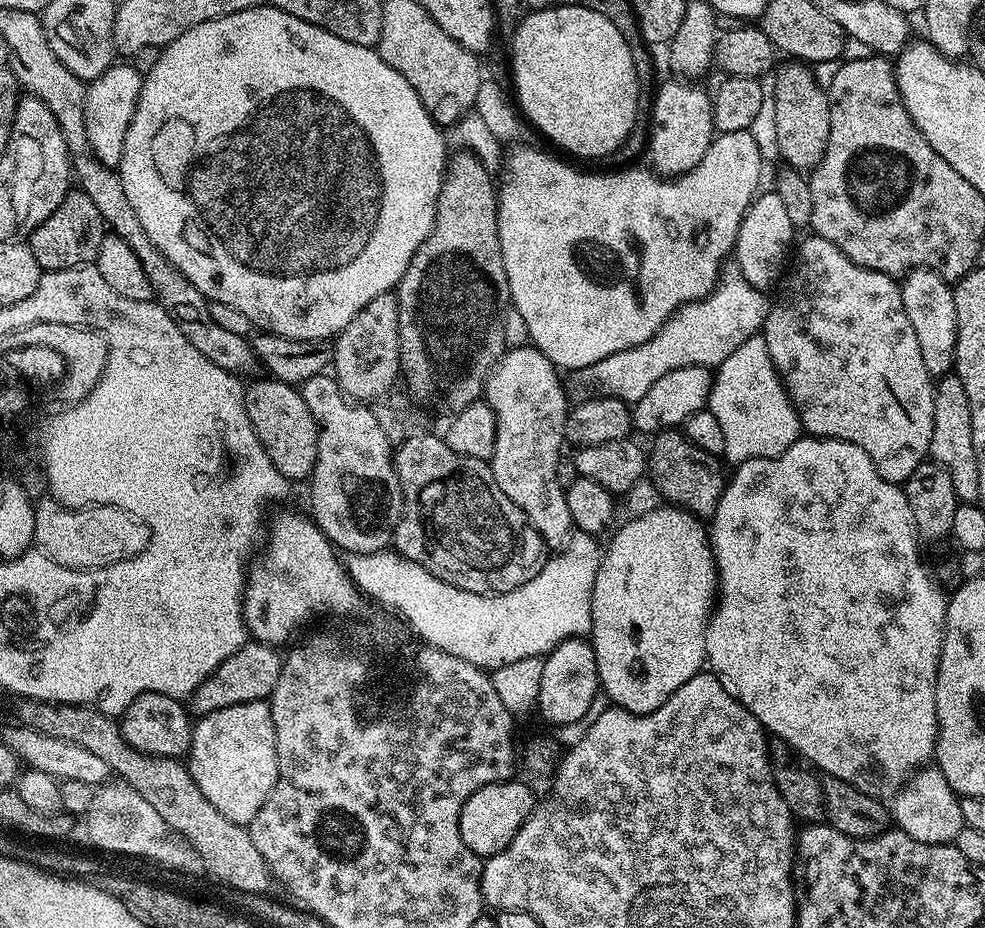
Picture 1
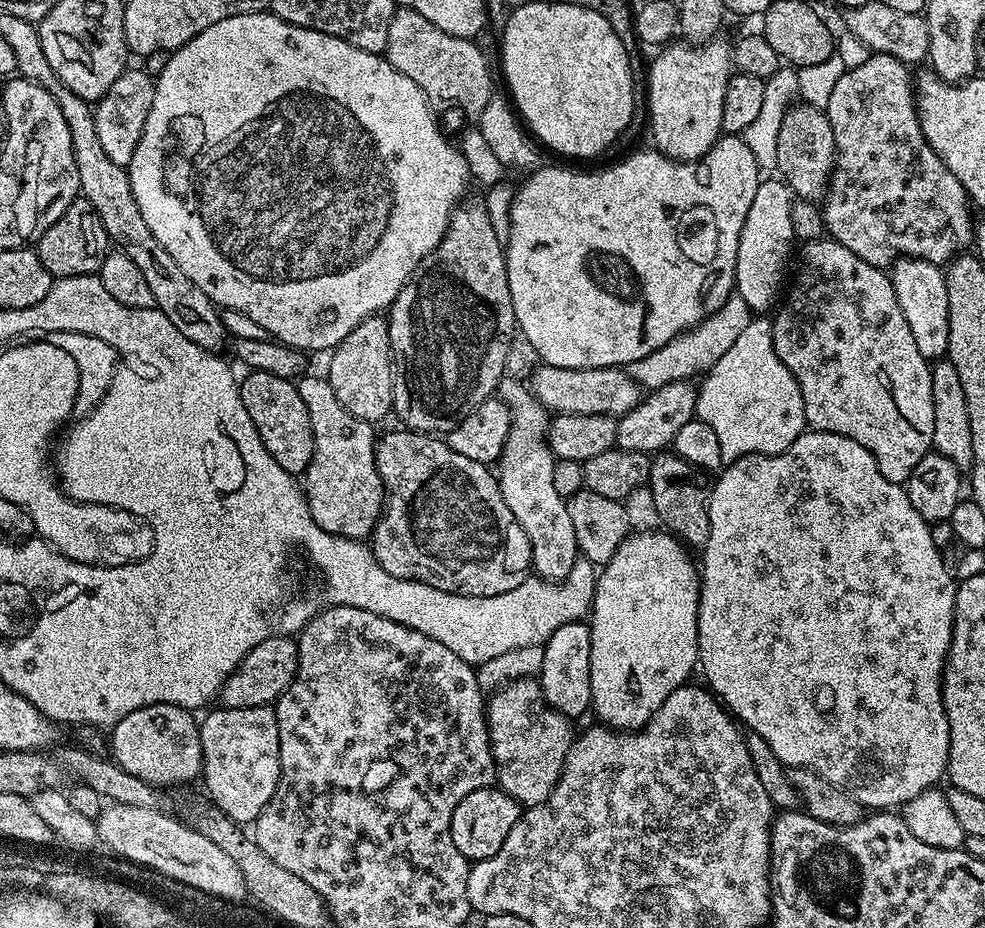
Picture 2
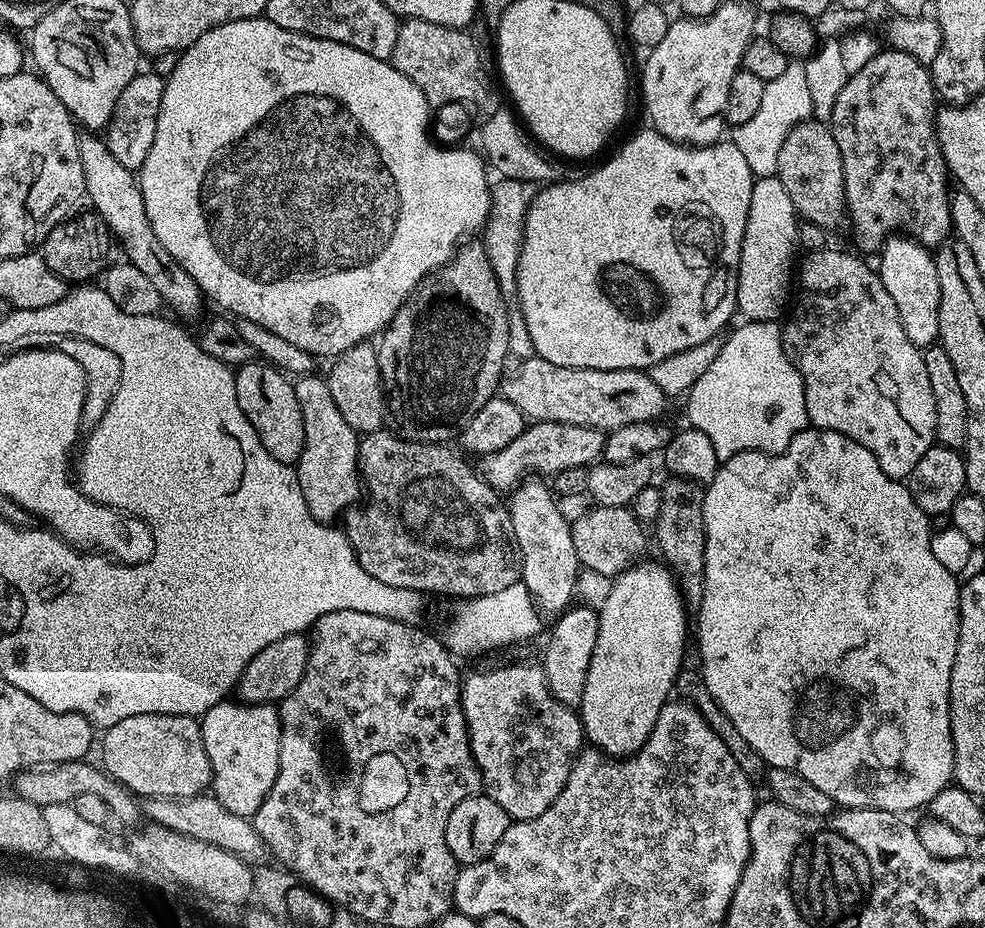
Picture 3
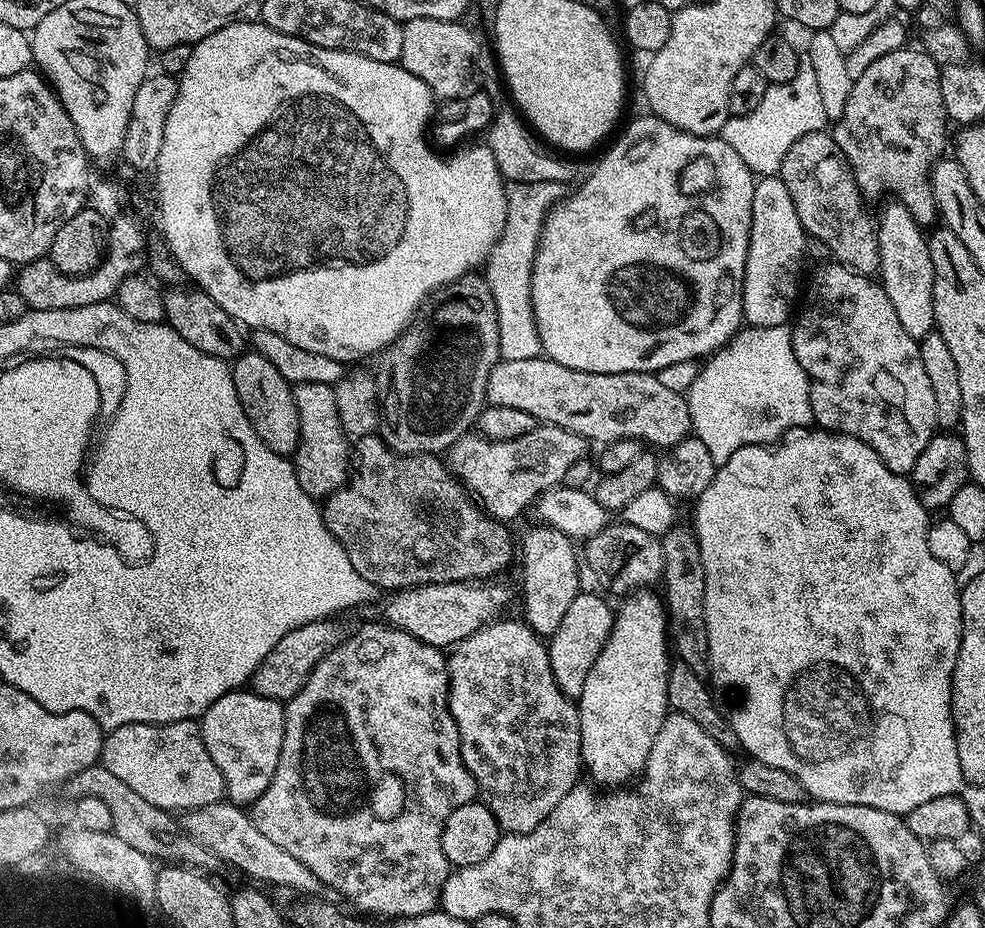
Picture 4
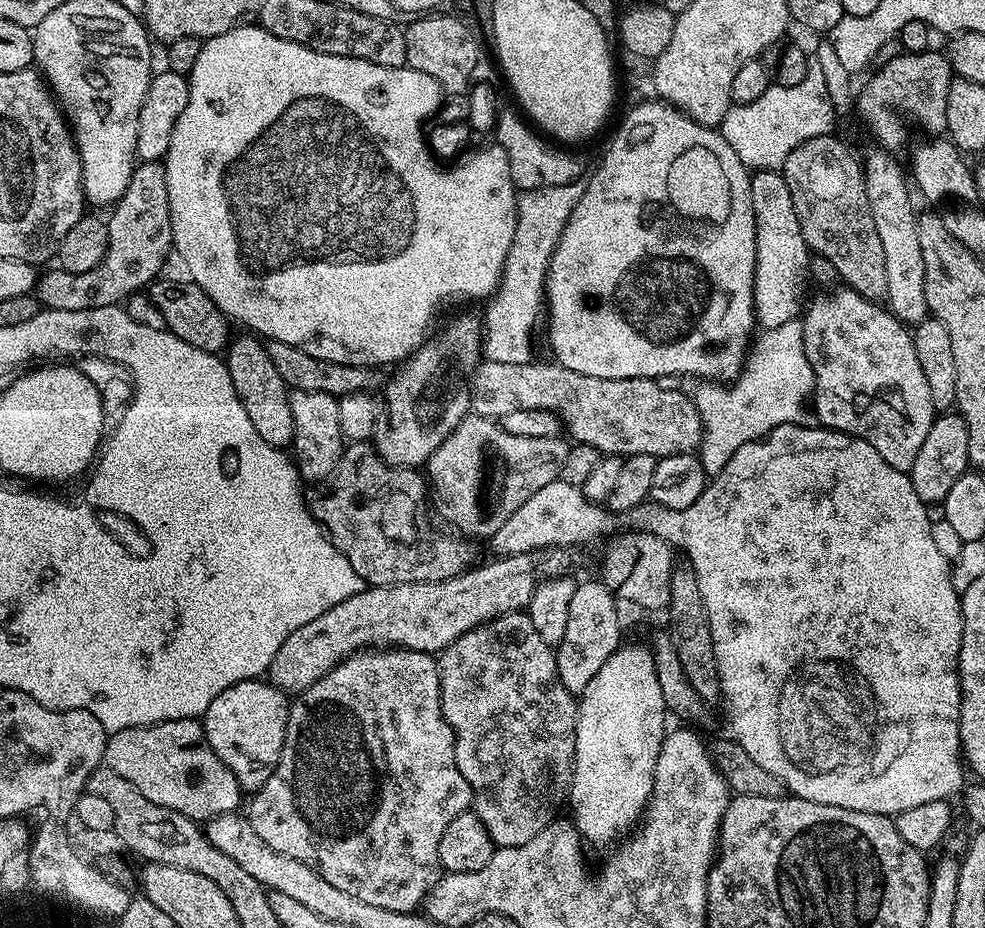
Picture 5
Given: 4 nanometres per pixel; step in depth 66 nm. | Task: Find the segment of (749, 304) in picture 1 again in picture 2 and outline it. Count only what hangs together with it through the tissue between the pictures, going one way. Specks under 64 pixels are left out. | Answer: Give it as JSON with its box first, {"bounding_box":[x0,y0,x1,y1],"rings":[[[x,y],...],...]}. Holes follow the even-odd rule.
{"bounding_box":[627,294,753,390],"rings":[[[733,294],[713,316],[707,316],[701,324],[695,324],[687,332],[679,332],[673,340],[666,342],[666,346],[654,350],[654,354],[646,354],[646,358],[627,365],[628,376],[634,378],[634,382],[644,390],[703,377],[705,372],[712,369],[714,362],[718,362],[718,358],[722,358],[722,354],[734,346],[734,341],[742,335],[742,330],[746,330],[753,318],[752,309],[748,308],[746,302],[742,302],[740,296]]]}

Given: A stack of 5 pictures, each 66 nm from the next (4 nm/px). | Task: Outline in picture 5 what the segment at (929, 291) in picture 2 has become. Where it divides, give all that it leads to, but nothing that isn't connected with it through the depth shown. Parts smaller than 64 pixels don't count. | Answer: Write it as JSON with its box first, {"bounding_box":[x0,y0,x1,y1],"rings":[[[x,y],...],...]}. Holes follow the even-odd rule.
{"bounding_box":[862,150,929,326],"rings":[[[883,150],[875,151],[868,157],[863,157],[862,167],[866,198],[870,202],[870,214],[874,218],[874,230],[878,230],[882,254],[886,258],[886,307],[905,326],[915,326],[929,315],[926,302],[926,266],[922,264],[922,249],[918,242],[918,212],[917,209],[912,209],[913,193],[910,191],[905,169],[903,172],[896,161],[897,157]]]}

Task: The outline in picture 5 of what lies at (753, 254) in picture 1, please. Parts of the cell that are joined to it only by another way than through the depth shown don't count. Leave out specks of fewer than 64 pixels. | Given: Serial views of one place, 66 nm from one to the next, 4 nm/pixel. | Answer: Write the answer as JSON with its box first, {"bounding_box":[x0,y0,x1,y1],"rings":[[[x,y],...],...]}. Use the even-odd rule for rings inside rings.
{"bounding_box":[750,171,810,329],"rings":[[[757,171],[752,176],[750,198],[756,223],[756,323],[761,329],[783,326],[785,322],[795,320],[801,315],[802,305],[805,303],[804,291],[810,288],[810,253],[806,246],[806,238],[802,238],[802,226],[798,226],[798,214],[794,214],[794,198],[790,198],[790,186],[786,186],[786,178],[779,171]]]}

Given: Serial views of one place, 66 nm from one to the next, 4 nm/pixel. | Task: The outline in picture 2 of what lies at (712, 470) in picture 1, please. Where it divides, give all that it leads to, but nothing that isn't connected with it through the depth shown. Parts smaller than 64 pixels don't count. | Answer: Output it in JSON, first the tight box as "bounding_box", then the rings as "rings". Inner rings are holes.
{"bounding_box":[646,450,710,550],"rings":[[[668,450],[652,460],[646,485],[647,491],[652,491],[652,508],[664,523],[661,525],[692,550],[703,549],[710,538],[710,480],[704,476],[707,475],[701,469]]]}

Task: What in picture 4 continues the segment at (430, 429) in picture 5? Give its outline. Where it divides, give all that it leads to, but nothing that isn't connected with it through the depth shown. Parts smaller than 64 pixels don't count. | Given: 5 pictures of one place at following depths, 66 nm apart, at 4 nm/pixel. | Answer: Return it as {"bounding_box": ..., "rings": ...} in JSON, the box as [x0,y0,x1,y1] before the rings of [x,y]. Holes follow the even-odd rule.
{"bounding_box":[374,274,501,456],"rings":[[[469,274],[454,283],[446,285],[439,289],[423,305],[422,311],[417,315],[416,319],[409,324],[408,329],[393,342],[390,347],[385,348],[379,353],[380,369],[375,369],[374,379],[376,388],[380,392],[380,427],[379,435],[394,451],[401,452],[403,456],[418,456],[421,454],[444,454],[452,447],[459,436],[465,435],[469,431],[468,428],[477,423],[480,419],[480,411],[486,406],[486,382],[490,378],[490,370],[494,370],[494,366],[501,361],[499,350],[499,334],[498,334],[498,314],[495,313],[494,298],[491,297],[491,291],[488,289],[485,277],[480,274]]]}

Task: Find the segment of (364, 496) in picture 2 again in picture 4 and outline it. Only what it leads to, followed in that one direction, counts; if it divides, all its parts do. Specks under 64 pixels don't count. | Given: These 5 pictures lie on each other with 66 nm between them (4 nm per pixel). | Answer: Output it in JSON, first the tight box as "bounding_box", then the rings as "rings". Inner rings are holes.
{"bounding_box":[294,382,350,498],"rings":[[[306,382],[295,385],[294,406],[298,406],[300,441],[294,453],[298,482],[314,498],[327,498],[344,487],[350,475],[350,440],[338,418],[336,390],[330,384]]]}

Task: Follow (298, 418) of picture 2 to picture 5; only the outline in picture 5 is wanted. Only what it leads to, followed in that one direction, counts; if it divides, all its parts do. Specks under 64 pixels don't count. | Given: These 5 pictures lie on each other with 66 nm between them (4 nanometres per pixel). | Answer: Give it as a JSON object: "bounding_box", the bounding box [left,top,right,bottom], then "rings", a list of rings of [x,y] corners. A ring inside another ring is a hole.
{"bounding_box":[226,334,294,449],"rings":[[[243,334],[231,341],[226,349],[226,367],[231,391],[242,402],[244,416],[250,418],[254,430],[271,448],[287,449],[294,438],[294,414],[290,410],[289,387],[270,362],[267,347],[255,335]]]}

